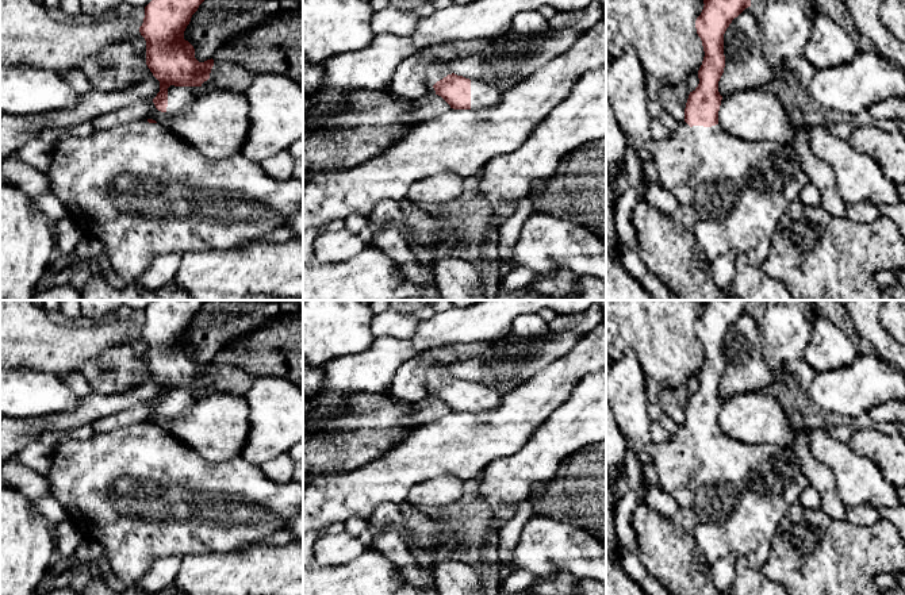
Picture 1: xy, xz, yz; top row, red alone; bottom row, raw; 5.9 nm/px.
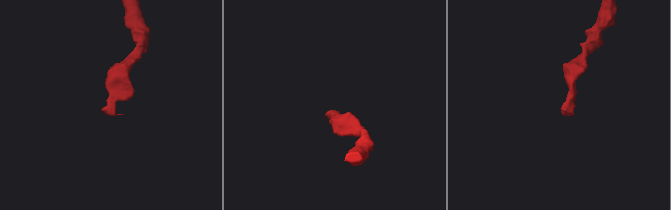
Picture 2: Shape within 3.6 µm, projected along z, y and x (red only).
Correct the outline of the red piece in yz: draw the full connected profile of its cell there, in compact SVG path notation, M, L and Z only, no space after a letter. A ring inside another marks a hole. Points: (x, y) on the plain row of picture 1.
M706 300L695 323L705 360L698 373L699 387L690 395L684 422L668 441L652 444L649 453L659 485L676 502L676 527L689 533L709 565L729 553L745 557L760 569L770 557L772 538L787 511L810 485L791 448L747 445L732 439L718 427L722 399L718 384L724 376L724 337L732 323L751 310L749 300Z

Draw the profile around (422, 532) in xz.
M409 502L380 504L368 522L373 530L403 534L411 549L419 548L433 556L440 595L484 595L480 576L472 567L441 554L440 536L444 526Z

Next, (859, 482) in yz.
M824 427L809 429L806 438L812 456L832 471L845 507L870 504L881 510L900 504L898 488L885 480L878 465L868 457L833 439Z

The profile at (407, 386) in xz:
M511 330L488 342L442 345L421 352L406 361L395 373L390 398L395 402L417 403L427 398L423 379L429 368L437 362L457 364L480 354L487 346L513 337Z

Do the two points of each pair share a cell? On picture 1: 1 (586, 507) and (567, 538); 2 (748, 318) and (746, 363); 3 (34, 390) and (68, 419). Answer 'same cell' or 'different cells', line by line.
1: different cells
2: same cell
3: different cells

